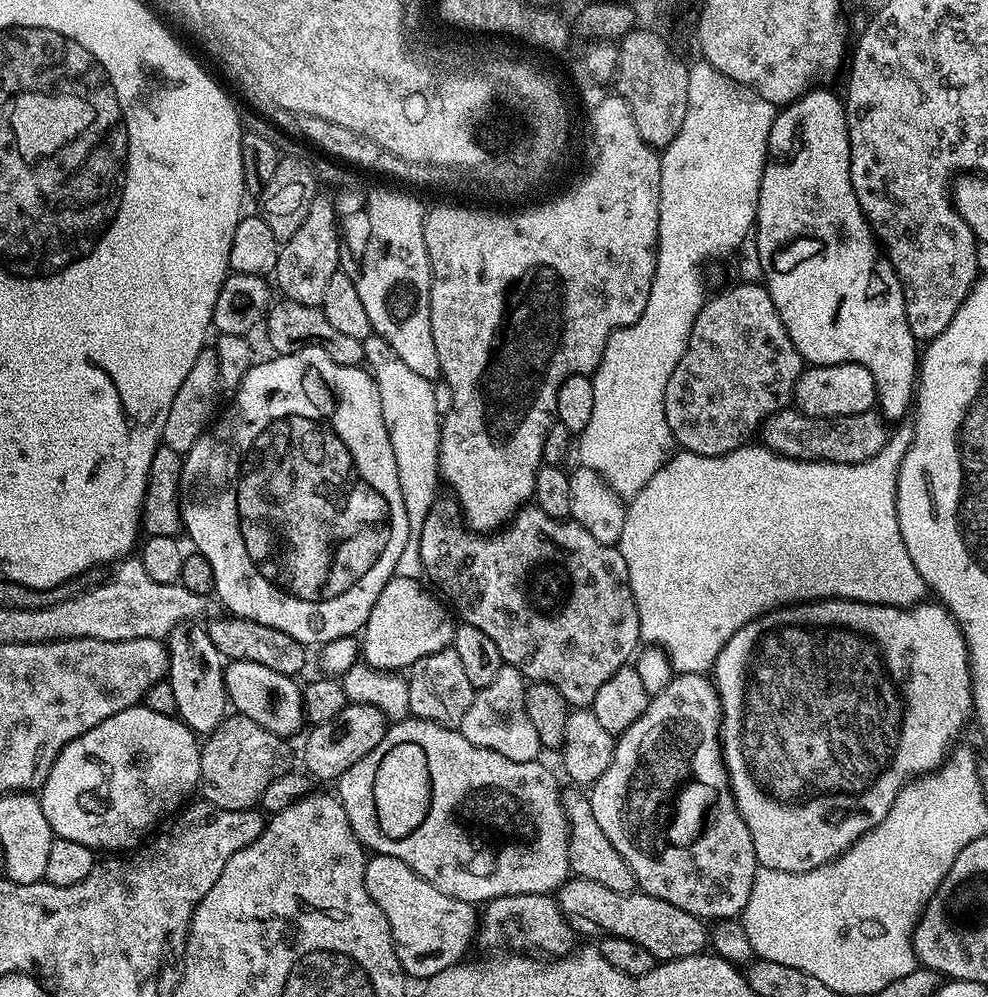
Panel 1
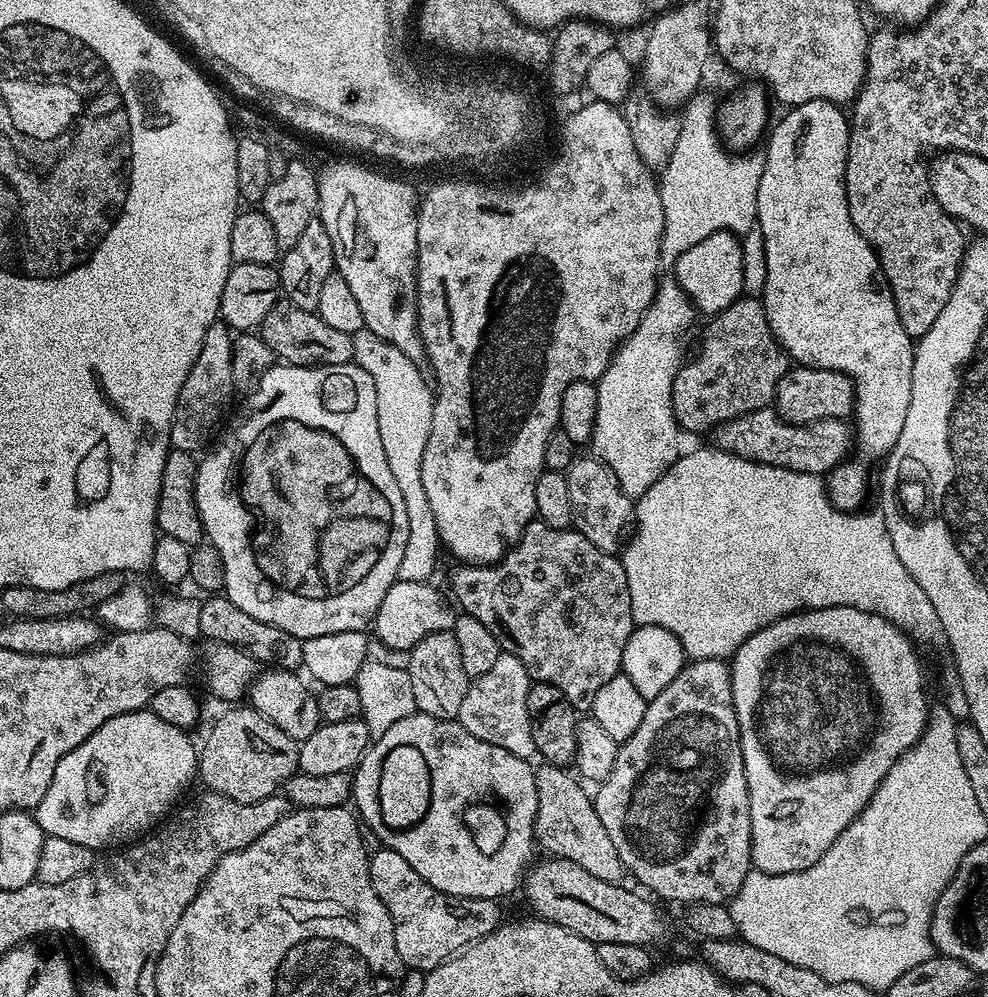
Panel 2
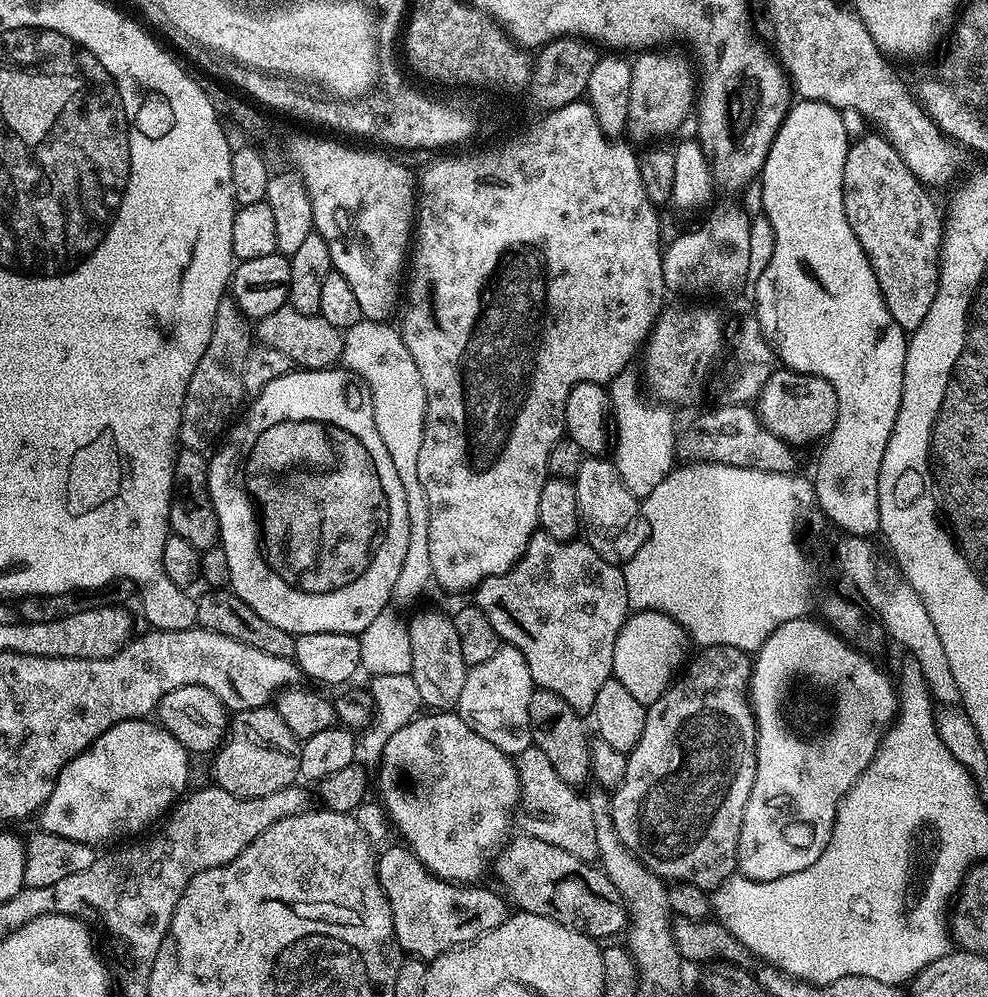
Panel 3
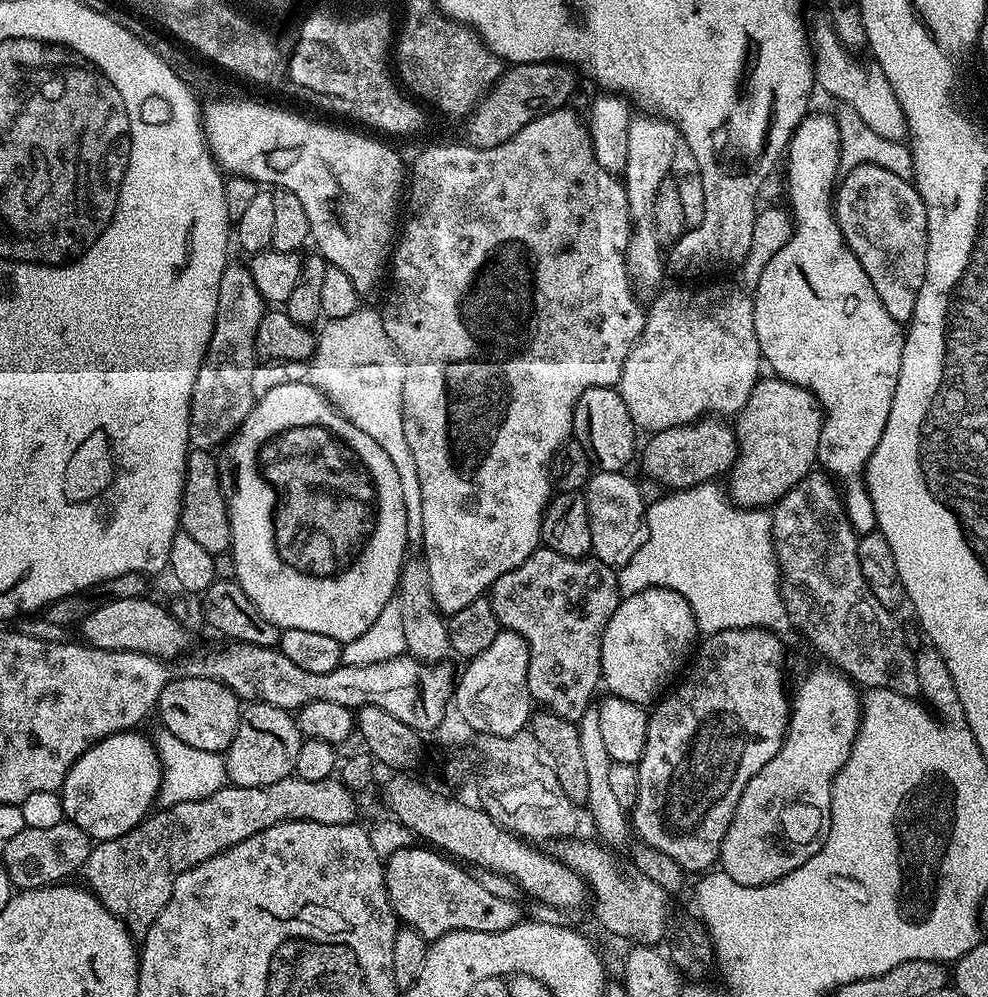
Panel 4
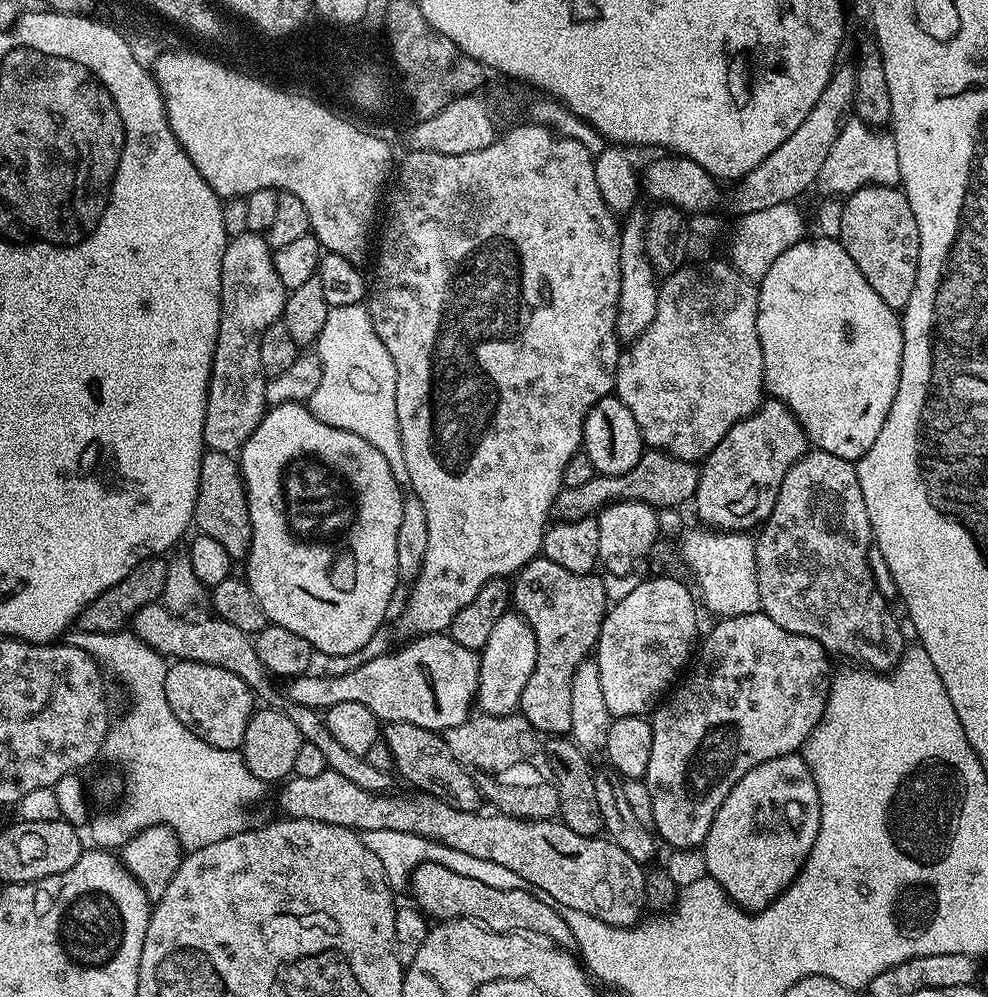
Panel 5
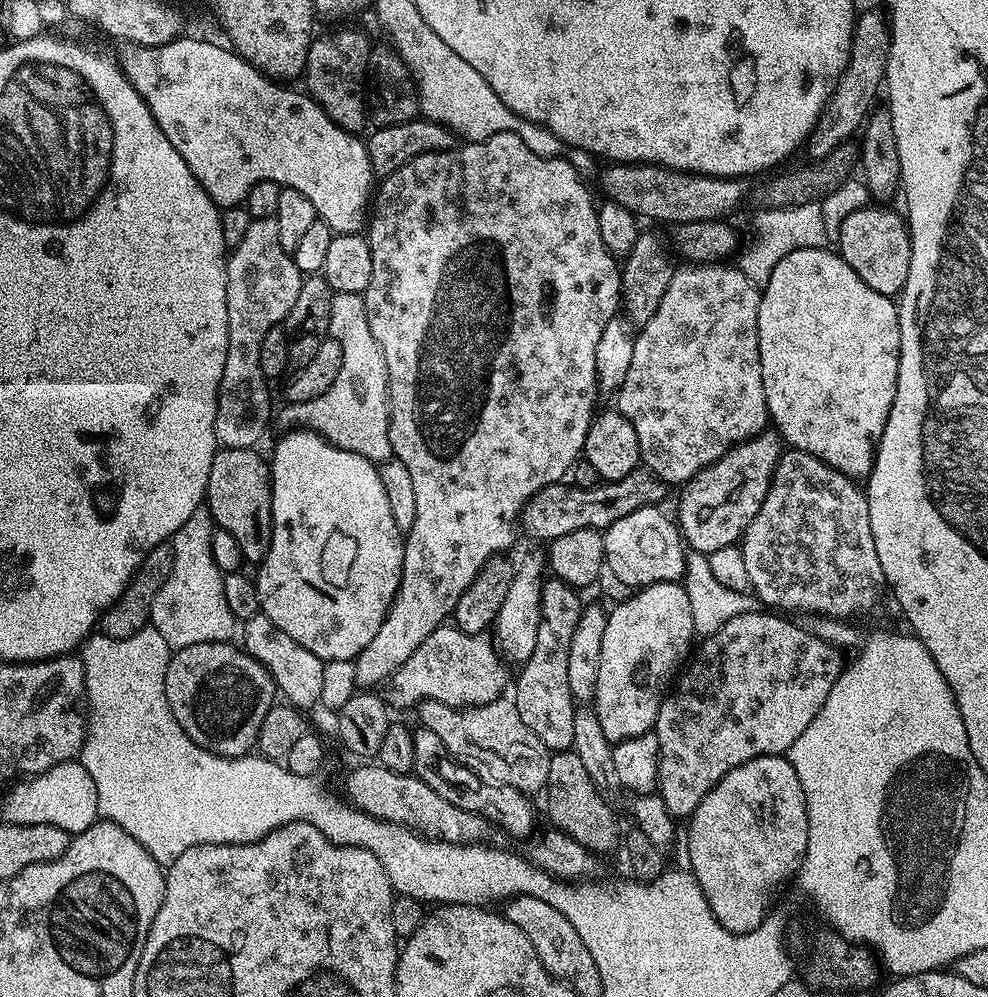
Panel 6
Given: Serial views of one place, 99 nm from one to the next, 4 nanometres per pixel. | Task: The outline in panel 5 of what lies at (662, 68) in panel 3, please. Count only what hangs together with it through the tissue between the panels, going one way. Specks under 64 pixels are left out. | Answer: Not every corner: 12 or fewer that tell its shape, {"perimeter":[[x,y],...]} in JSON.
{"perimeter":[[643,211],[623,217],[616,338],[637,340],[658,310]]}

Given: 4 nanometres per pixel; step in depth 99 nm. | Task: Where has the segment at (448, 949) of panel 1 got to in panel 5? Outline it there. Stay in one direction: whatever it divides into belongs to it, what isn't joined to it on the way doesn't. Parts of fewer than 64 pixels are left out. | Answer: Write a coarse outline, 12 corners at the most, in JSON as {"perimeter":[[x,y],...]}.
{"perimeter":[[424,862],[410,893],[425,916],[576,948],[563,911],[517,886]]}

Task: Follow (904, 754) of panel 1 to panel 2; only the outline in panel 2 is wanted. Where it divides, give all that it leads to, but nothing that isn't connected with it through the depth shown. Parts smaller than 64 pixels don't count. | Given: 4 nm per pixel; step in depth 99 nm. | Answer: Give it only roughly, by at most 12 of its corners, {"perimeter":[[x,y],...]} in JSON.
{"perimeter":[[809,608],[730,660],[752,868],[814,866],[920,741],[917,645]]}

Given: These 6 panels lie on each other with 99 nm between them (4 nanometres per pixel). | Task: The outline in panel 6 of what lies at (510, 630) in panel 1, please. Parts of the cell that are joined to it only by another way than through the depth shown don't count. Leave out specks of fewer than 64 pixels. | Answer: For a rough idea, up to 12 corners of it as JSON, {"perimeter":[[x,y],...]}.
{"perimeter":[[544,581],[538,642],[515,677],[522,722],[571,749],[570,642],[581,593]]}

